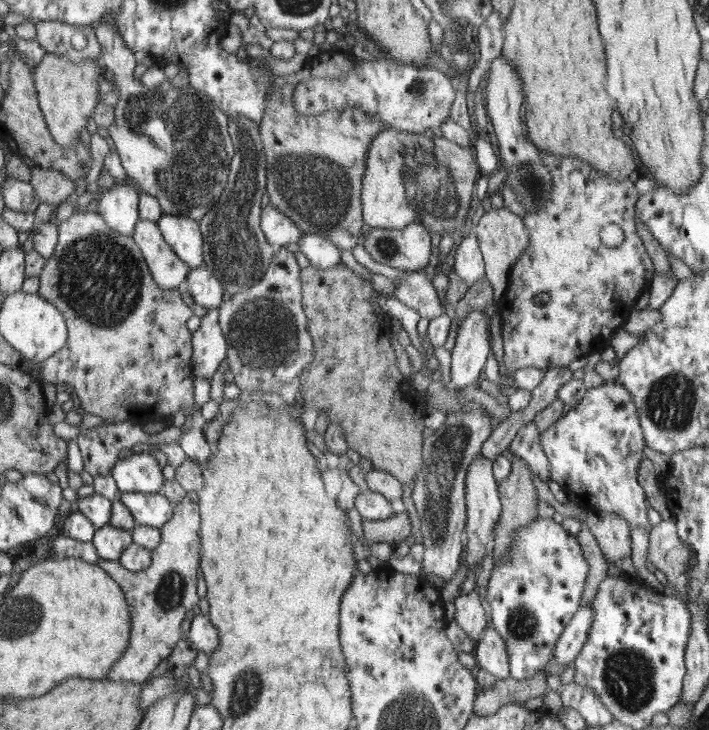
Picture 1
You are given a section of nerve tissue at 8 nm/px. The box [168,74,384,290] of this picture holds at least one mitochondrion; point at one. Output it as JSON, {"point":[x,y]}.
{"point":[318,189]}

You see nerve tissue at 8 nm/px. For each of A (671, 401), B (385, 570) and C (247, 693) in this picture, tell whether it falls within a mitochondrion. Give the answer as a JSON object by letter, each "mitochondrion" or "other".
{"A":"mitochondrion","B":"other","C":"mitochondrion"}

